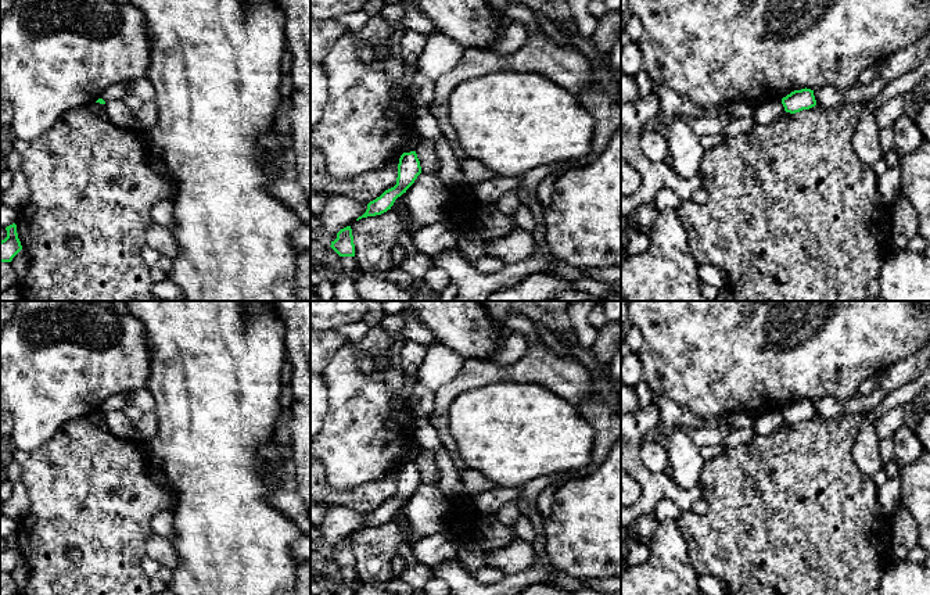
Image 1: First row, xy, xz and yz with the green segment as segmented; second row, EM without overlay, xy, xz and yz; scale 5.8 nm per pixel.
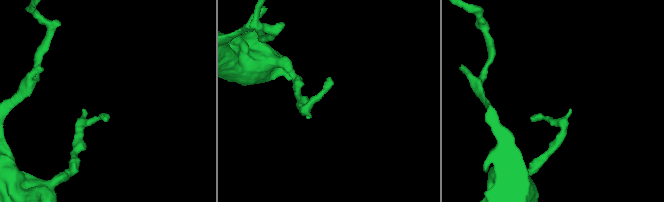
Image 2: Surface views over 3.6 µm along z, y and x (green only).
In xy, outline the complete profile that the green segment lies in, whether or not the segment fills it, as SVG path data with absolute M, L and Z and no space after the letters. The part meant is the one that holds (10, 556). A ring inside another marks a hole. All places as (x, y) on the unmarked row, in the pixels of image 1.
M12 534L6 538L7 548L0 552L0 573L11 573L12 569L22 560L17 544L17 535Z

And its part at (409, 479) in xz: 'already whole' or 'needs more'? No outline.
already whole

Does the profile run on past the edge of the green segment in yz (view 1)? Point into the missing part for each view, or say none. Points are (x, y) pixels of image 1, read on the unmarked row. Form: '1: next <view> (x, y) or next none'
1: next none

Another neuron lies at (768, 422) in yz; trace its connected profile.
M780 409L768 411L754 419L754 434L769 436L784 424L784 417Z

